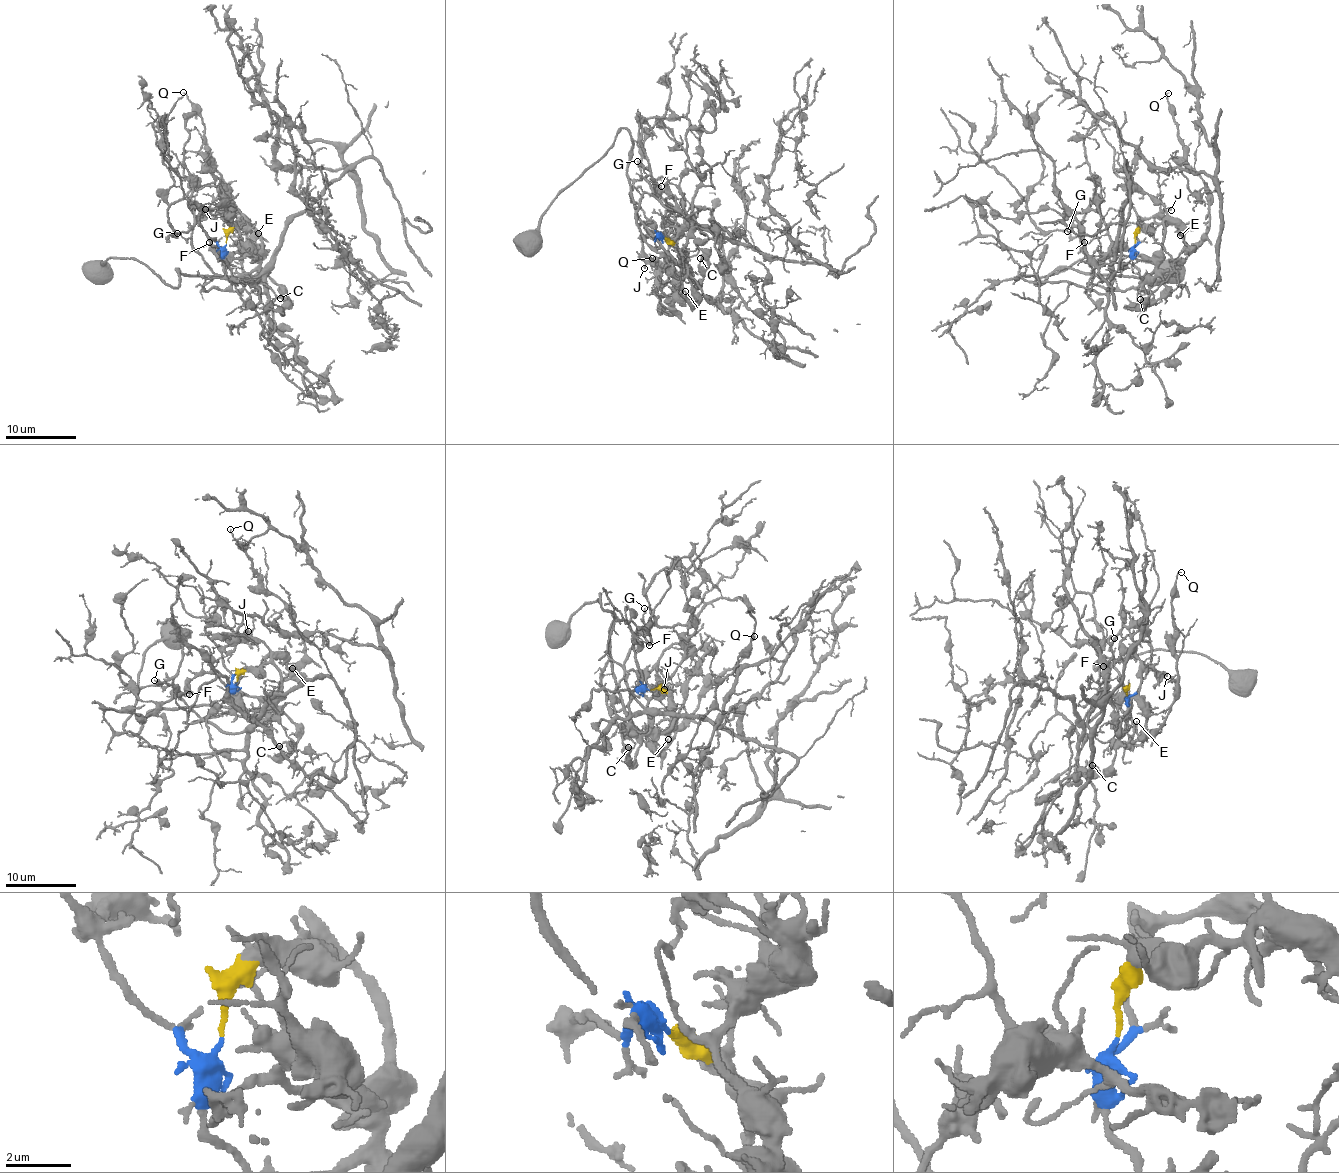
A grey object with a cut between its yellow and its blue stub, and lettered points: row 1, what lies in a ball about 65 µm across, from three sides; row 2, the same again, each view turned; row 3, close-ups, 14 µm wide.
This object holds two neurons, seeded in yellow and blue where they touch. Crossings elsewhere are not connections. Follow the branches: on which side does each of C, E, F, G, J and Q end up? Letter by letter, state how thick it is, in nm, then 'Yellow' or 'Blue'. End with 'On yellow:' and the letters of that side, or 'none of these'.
C: Thickness 180 nm. Yellow
E: Thickness 140 nm. Yellow
F: Thickness 100 nm. Blue
G: Thickness 190 nm. Blue
J: Thickness 160 nm. Blue
Q: Thickness 90 nm. Yellow
On yellow: C, E, Q

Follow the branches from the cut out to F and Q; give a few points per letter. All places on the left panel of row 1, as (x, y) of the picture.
F: (226, 244), (222, 263), (231, 270), (230, 284), (220, 289), (201, 290), (214, 273), (198, 250), (210, 243)
Q: (226, 242), (226, 235), (247, 220), (252, 246), (228, 184), (209, 160), (200, 109), (182, 93)

